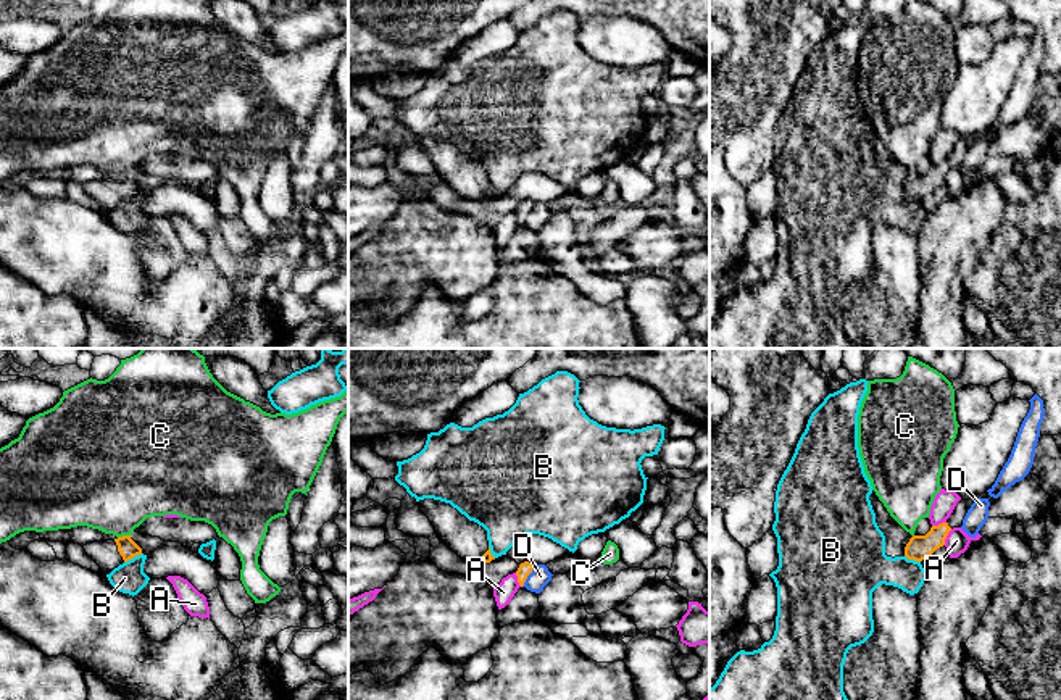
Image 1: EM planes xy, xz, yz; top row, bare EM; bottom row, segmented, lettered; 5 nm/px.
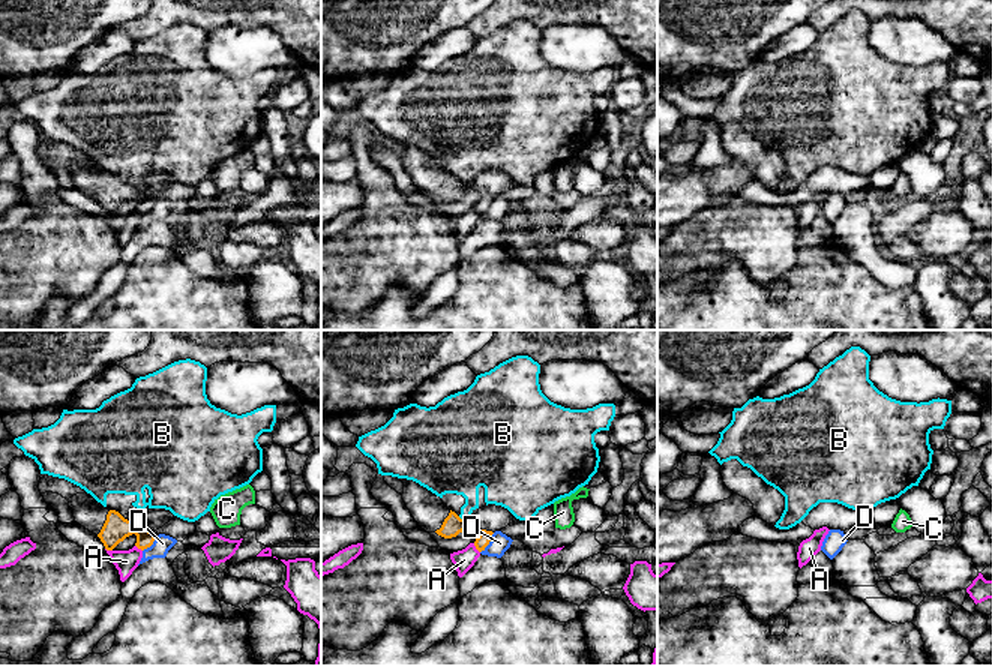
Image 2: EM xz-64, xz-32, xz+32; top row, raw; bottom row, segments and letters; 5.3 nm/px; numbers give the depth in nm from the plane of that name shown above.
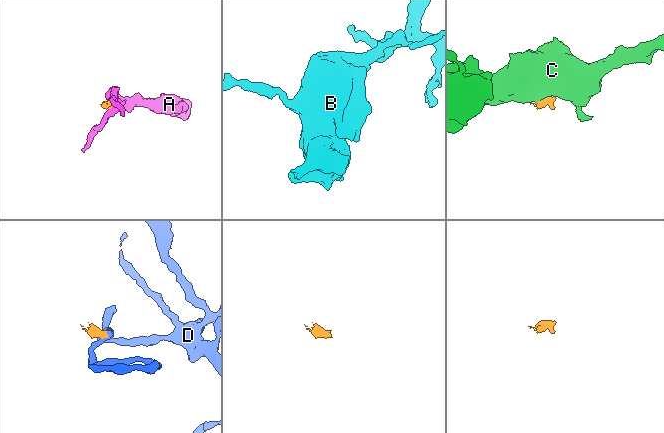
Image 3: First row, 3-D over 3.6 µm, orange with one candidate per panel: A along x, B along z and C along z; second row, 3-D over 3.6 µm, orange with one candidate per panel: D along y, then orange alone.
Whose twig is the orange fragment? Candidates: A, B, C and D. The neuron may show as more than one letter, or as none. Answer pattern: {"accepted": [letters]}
{"accepted": []}

